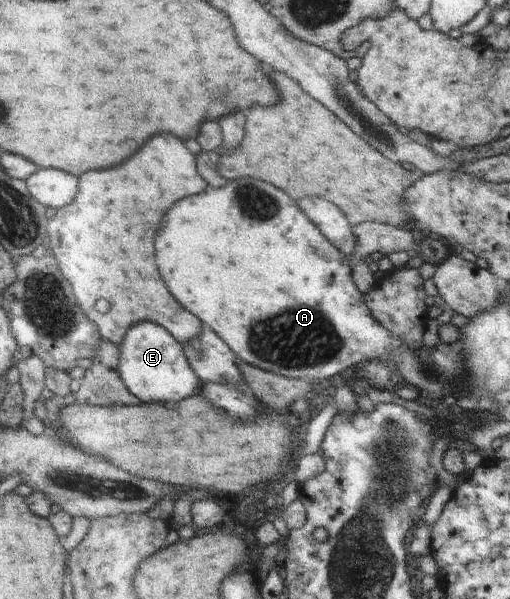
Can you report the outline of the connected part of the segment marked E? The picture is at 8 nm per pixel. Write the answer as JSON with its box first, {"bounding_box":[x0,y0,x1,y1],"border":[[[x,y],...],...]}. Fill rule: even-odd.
{"bounding_box":[118,321,201,403],"border":[[[143,321],[131,325],[123,339],[123,343],[119,346],[118,372],[125,387],[142,402],[177,403],[177,401],[194,396],[196,392],[199,392],[201,385],[199,377],[195,375],[187,361],[182,344],[167,329],[163,329],[161,325],[143,323]]]}

